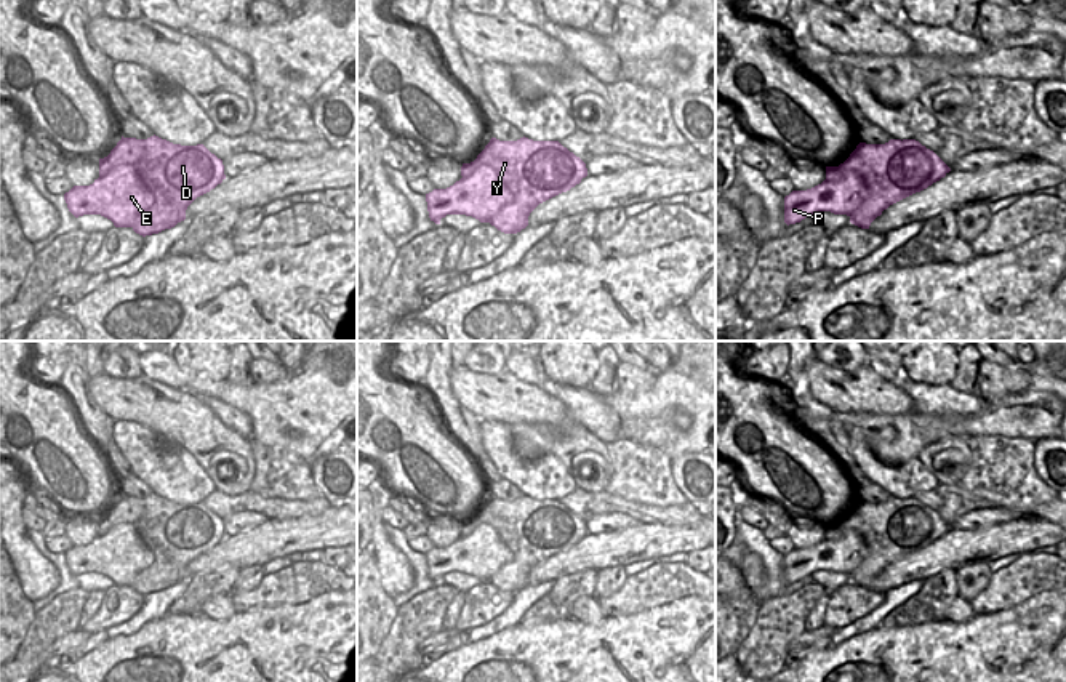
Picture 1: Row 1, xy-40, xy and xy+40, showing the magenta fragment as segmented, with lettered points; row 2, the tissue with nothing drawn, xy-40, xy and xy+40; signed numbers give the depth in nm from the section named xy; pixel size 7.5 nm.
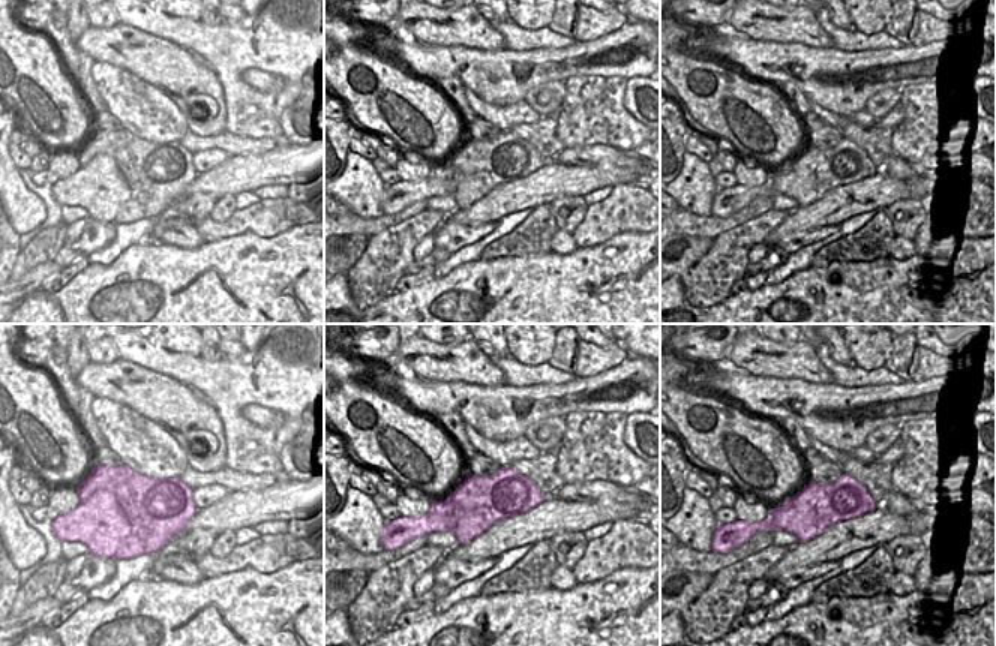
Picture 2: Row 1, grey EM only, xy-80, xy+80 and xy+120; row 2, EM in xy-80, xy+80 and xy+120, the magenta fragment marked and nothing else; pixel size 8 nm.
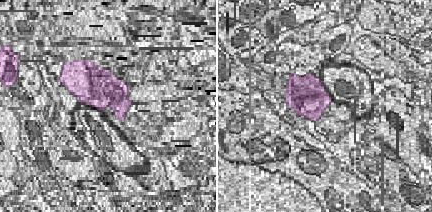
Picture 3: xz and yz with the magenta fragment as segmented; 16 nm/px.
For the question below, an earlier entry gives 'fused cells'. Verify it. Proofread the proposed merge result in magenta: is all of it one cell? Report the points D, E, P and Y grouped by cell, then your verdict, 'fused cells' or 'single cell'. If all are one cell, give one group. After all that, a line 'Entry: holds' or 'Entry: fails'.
groups D Y / E P; fused cells
Entry: holds

